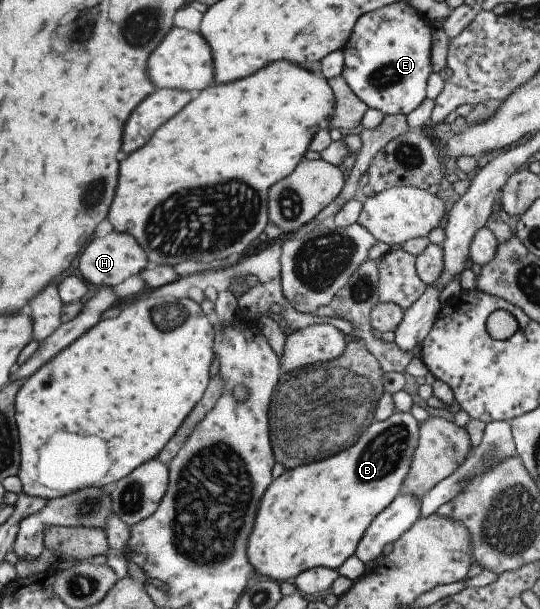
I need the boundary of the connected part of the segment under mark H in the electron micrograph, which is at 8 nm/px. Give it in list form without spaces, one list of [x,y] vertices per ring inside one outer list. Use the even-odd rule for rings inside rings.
[[[109,228],[102,229],[88,242],[84,252],[79,255],[78,270],[86,282],[95,287],[110,287],[120,284],[130,276],[138,275],[146,268],[147,259],[136,240],[125,233],[118,233]]]

